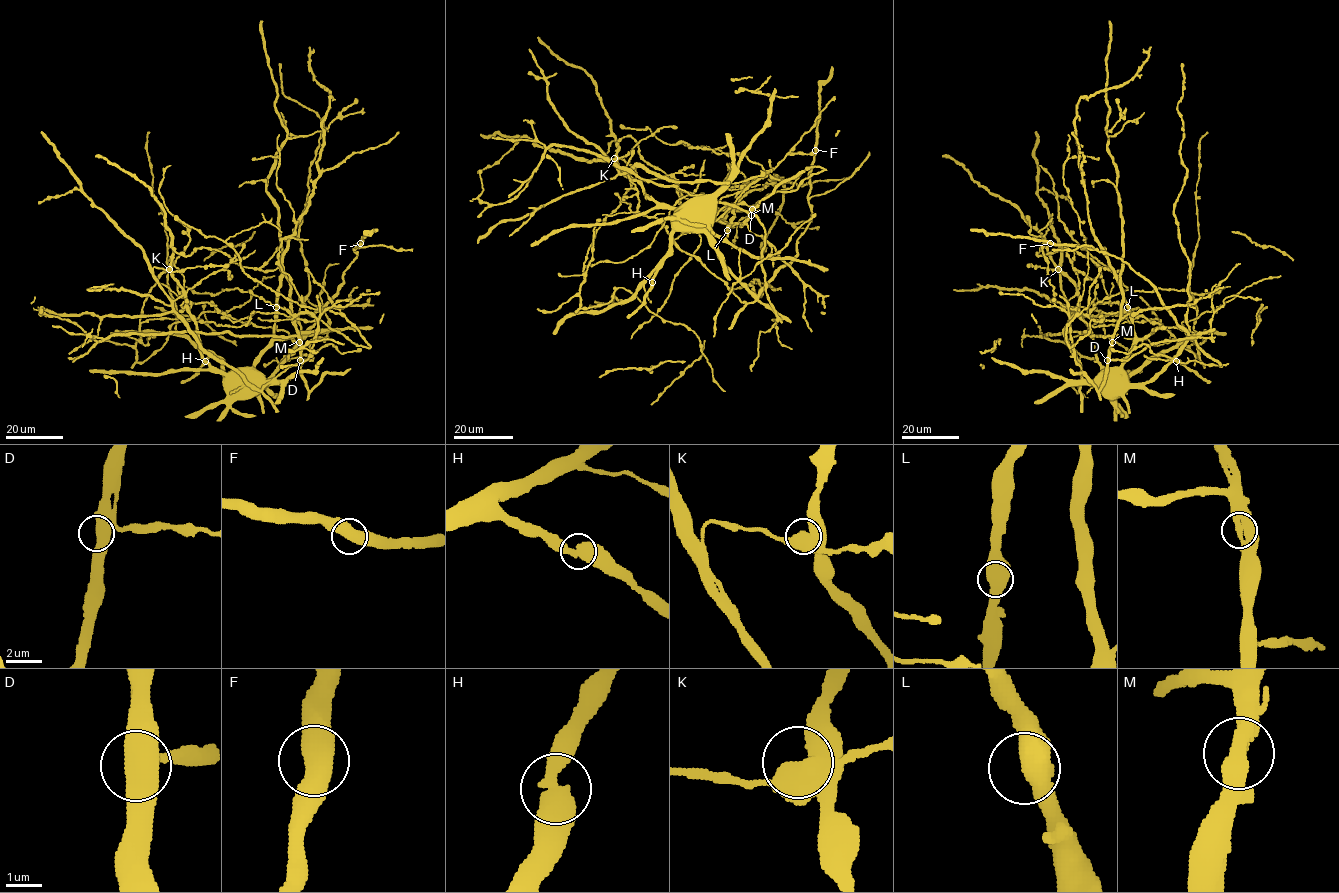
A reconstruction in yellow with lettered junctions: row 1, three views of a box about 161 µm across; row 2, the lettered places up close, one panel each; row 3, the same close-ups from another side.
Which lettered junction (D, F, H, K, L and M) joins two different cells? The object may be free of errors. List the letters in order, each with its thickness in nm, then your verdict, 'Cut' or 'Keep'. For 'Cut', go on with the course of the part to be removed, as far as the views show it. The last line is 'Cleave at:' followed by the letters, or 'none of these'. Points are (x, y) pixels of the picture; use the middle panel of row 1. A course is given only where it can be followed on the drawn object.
D: Thickness 550 nm. Keep
F: Thickness 550 nm. Keep
H: Thickness 550 nm. Keep
K: Thickness 600 nm. Keep
L: Thickness 550 nm. Keep
M: Thickness 550 nm. Keep
Cleave at: none of these

